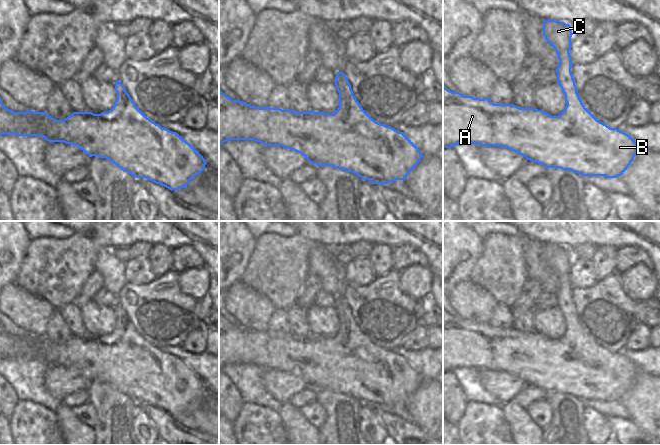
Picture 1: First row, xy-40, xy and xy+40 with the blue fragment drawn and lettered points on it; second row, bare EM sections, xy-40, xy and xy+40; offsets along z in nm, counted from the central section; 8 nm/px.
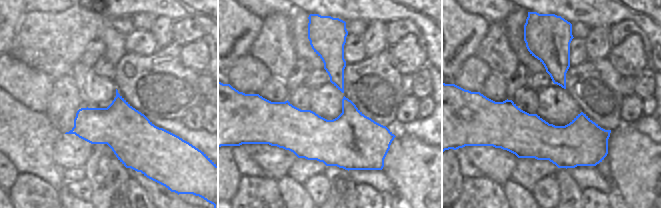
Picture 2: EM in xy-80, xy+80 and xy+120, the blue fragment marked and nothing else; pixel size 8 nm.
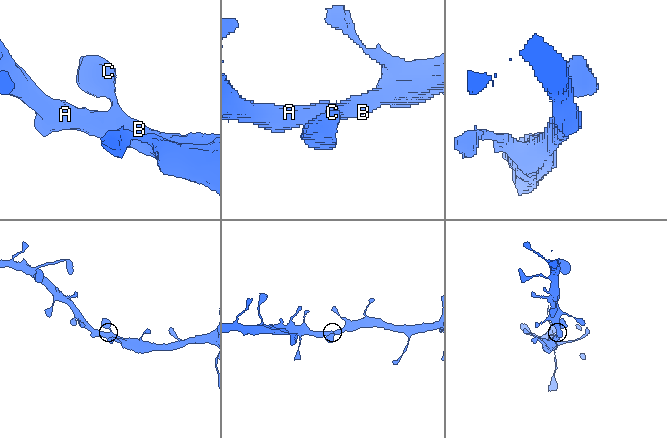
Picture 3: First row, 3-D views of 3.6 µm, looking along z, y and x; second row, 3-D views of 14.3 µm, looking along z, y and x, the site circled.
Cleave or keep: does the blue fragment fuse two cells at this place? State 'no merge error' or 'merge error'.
no merge error

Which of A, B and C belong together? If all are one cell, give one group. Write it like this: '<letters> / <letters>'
A B C

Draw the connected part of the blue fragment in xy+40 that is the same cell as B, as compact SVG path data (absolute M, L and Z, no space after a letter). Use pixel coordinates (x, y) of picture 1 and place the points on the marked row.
M543 20L543 35L559 59L555 71L557 83L565 95L565 109L558 116L552 116L536 108L494 104L489 98L464 96L443 86L443 149L456 144L500 146L546 168L570 170L583 177L621 176L633 161L639 145L628 134L600 122L583 105L571 73L571 26L556 20Z

